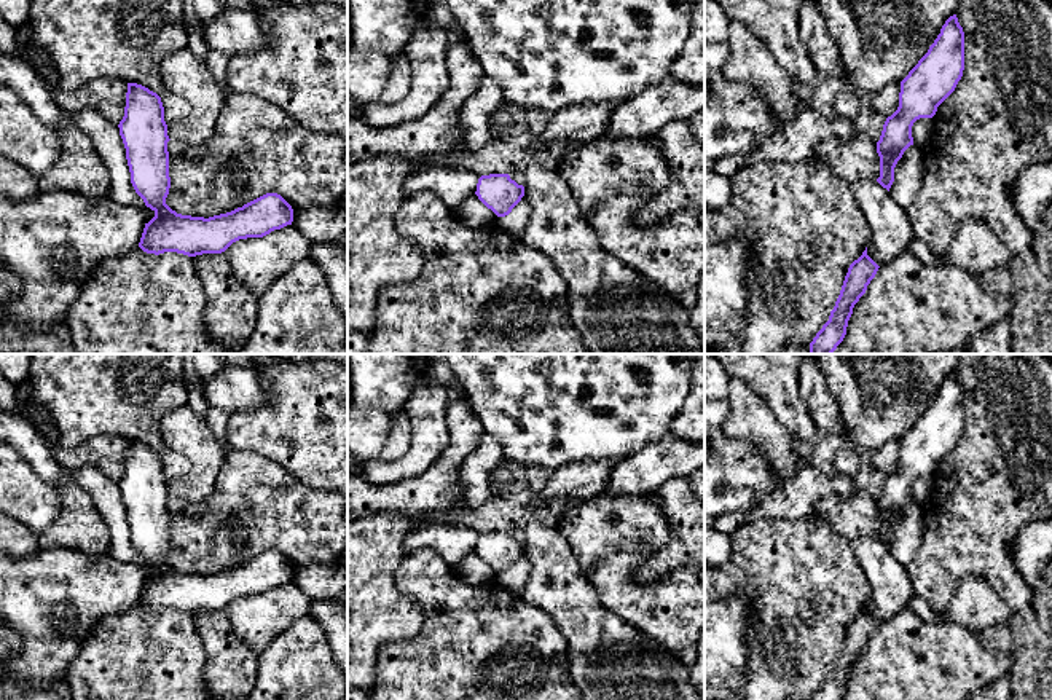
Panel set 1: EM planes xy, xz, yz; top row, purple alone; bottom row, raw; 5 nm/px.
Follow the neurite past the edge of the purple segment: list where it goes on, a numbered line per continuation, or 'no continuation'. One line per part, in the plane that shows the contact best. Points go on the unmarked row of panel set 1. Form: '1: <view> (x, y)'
no continuation

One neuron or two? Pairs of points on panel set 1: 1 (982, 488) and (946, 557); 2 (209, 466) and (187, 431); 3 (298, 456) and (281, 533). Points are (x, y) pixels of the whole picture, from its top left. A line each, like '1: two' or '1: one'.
1: one
2: one
3: two

